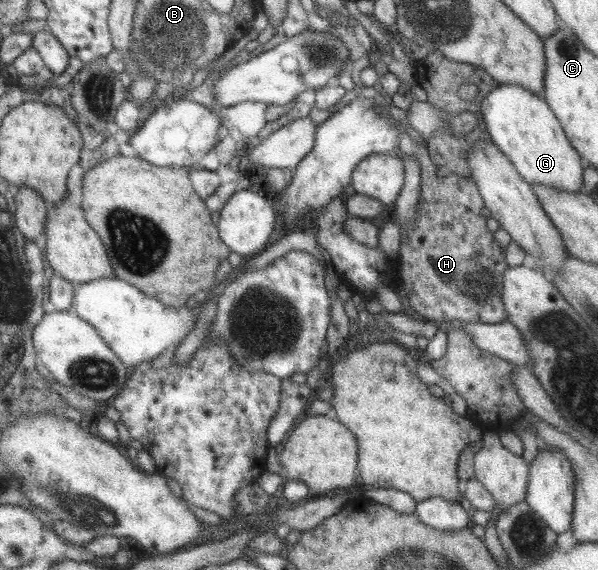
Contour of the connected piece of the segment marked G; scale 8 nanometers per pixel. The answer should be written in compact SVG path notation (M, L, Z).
M498 83L479 102L480 122L496 148L528 183L581 192L581 157L572 148L543 97L512 83Z

